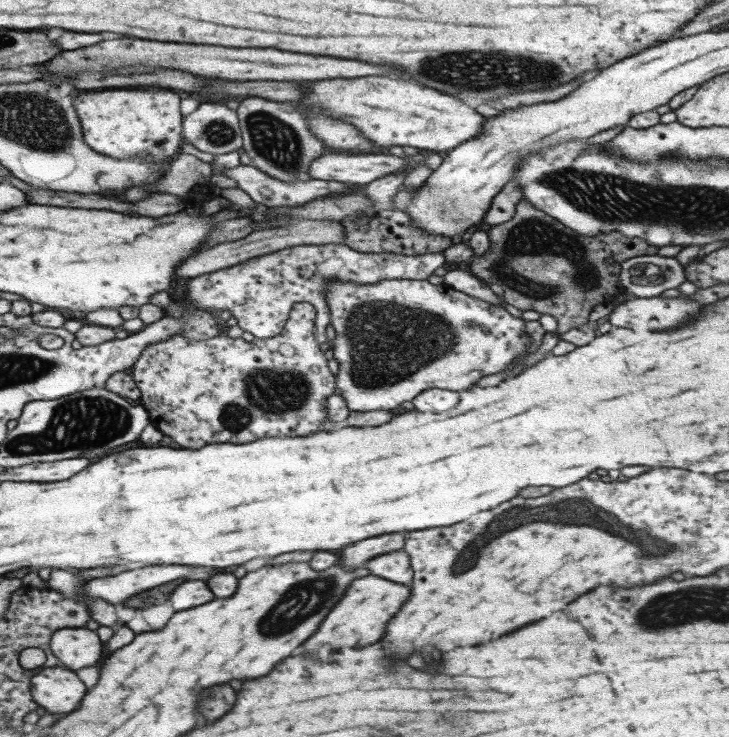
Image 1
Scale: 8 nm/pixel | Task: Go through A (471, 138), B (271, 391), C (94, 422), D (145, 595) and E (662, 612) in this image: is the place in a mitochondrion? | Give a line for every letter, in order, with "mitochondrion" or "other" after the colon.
A: other
B: mitochondrion
C: mitochondrion
D: other
E: mitochondrion

